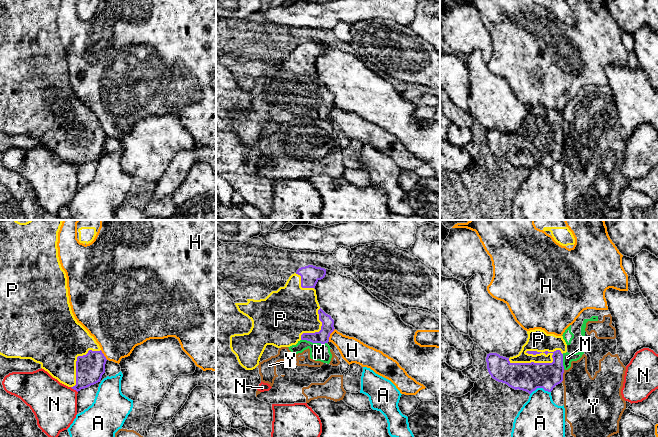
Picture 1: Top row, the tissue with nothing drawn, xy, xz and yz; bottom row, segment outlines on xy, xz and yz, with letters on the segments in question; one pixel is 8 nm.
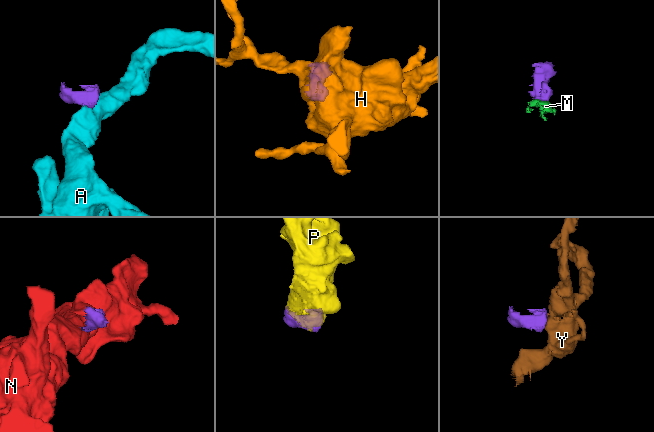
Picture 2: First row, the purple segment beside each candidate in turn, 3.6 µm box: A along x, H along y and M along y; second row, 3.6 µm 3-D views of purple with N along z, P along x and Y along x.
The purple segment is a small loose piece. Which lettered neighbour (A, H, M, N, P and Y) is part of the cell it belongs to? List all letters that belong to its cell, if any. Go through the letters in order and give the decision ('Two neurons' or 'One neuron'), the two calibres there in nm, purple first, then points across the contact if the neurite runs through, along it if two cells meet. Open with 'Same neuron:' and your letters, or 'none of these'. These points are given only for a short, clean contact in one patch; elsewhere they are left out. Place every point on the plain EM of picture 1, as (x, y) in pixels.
Same neuron: P
A: Two neurons. Thickness 220 nm (purple) against 340 nm. Boundary: yz (550, 167), (536, 164), (530, 170)
H: Two neurons. Thickness 100 nm (purple) against 200 nm. Boundary: xz (334, 104), (328, 116)
M: Two neurons. Thickness 100 nm (purple) against 140 nm. Boundary: xz (301, 115), (326, 119)
N: Two neurons. Thickness 220 nm (purple) against 360 nm. Boundary: xy (70, 163), (77, 168)
P: One neuron. Thickness 220 nm (purple) against 180 nm
Y: Two neurons. Thickness 220 nm (purple) against 340 nm. Boundary: yz (564, 145), (561, 157)

